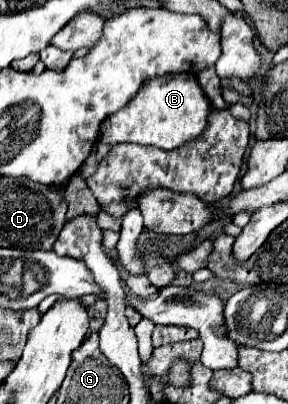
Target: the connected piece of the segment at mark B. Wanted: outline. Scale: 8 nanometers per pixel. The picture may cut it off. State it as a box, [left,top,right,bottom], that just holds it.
[100,74,212,150]

